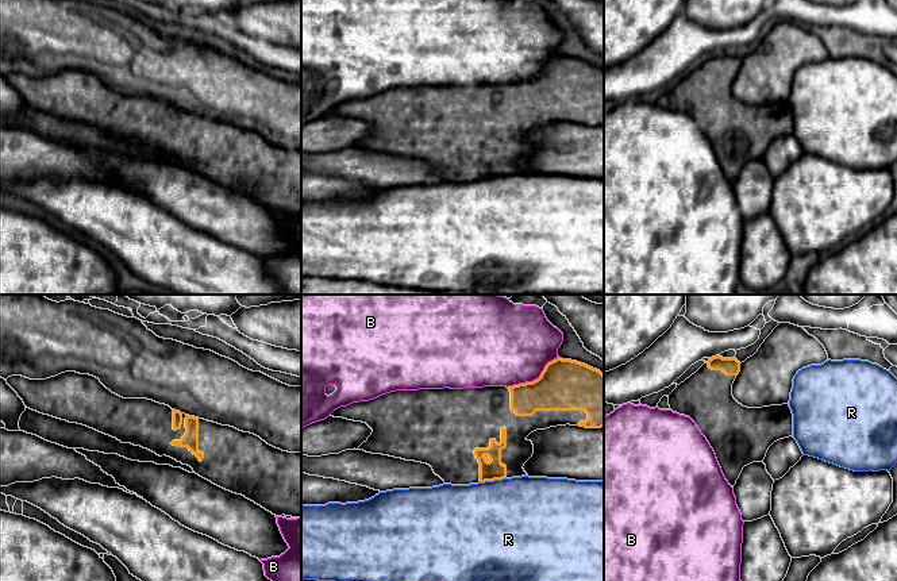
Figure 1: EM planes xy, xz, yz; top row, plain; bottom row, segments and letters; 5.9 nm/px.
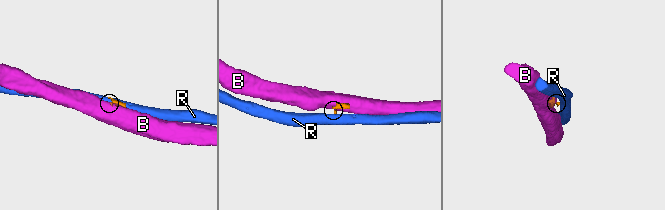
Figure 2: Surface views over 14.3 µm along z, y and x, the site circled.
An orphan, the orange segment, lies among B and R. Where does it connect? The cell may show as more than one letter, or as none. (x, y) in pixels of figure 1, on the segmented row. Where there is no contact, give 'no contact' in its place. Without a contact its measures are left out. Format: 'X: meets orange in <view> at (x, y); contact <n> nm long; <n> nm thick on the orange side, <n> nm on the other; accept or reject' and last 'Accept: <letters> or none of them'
B: meets orange in xz at (535, 380); contact 360 nm long; 300 nm thick on the orange side, 460 nm on the other; reject
R: meets orange in xz at (493, 480); contact 160 nm long; 120 nm thick on the orange side, 500 nm on the other; reject
Accept: none of them

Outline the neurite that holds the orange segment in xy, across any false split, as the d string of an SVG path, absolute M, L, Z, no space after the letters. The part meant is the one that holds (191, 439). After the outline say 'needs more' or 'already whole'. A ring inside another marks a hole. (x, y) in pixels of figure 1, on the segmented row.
M65 372L46 380L11 376L5 381L32 411L86 426L159 457L170 457L190 466L200 477L245 496L276 516L301 517L301 453L282 451L254 434L189 416L153 400L123 399L89 374Z; needs more

